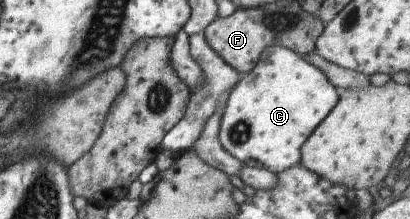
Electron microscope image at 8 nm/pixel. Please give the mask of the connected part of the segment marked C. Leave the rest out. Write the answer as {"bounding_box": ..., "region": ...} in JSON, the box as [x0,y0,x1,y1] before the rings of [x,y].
{"bounding_box":[218,46,337,175],"region":[[[269,46],[262,50],[256,66],[250,72],[238,76],[238,82],[224,98],[218,142],[243,166],[263,168],[276,175],[300,162],[300,146],[330,112],[336,101],[337,89],[316,66],[283,46]]]}

